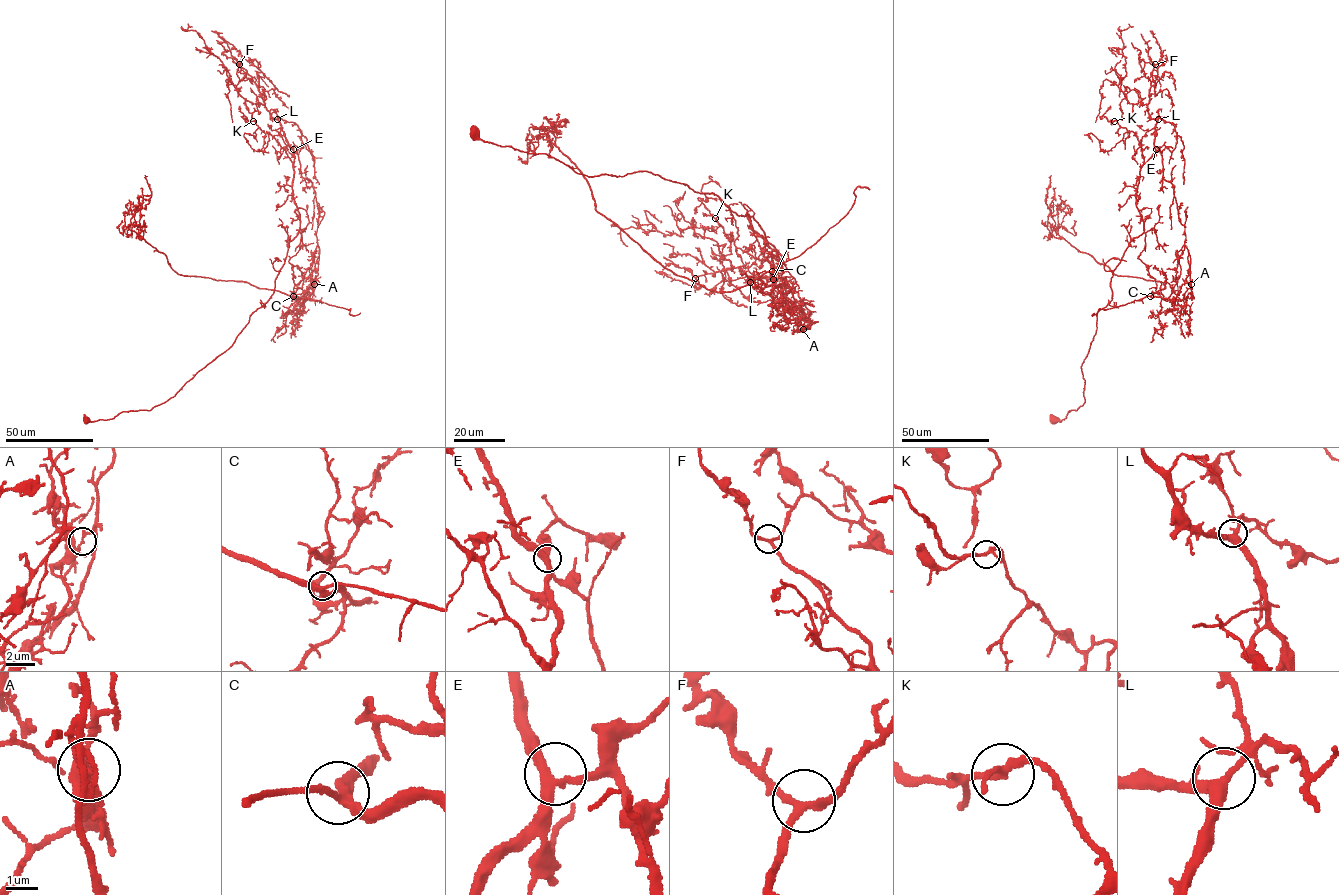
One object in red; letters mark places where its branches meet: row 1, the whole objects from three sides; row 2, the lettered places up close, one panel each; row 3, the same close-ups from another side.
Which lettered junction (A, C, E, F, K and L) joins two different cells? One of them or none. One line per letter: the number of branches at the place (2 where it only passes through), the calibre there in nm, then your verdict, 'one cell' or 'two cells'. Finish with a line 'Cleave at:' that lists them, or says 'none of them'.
A: 3 | 190 nm | two cells
C: 3 | 300 nm | one cell
E: 3 | 320 nm | one cell
F: 3 | 240 nm | one cell
K: 3 | 180 nm | one cell
L: 3 | 360 nm | one cell
Cleave at: A

